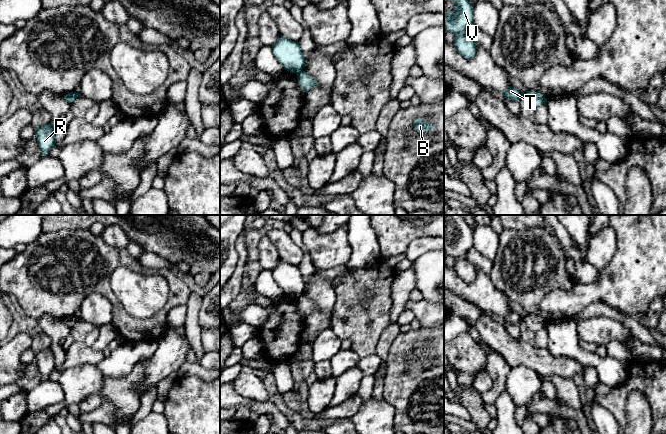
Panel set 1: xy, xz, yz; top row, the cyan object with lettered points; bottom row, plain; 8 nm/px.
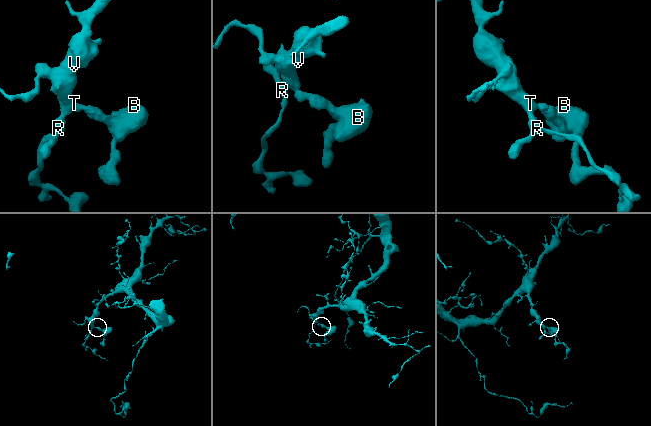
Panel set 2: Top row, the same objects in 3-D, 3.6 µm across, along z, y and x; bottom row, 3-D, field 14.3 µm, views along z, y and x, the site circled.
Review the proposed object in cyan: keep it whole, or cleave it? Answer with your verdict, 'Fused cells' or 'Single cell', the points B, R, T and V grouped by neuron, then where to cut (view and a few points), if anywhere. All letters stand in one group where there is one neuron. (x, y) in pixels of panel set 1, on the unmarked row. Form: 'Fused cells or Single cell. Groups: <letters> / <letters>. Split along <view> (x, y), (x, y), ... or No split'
Fused cells. Groups: B / R T V. Split along xz (302, 293), (297, 297)

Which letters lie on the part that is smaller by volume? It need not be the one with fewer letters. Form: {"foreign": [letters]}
{"foreign": ["B"]}

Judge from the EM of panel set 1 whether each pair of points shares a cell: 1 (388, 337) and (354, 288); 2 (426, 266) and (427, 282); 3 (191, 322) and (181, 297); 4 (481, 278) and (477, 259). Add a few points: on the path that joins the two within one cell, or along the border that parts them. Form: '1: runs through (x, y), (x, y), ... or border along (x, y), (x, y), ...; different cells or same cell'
1: border along (391, 322), (382, 332), (375, 352); different cells
2: runs through (427, 270), (427, 278); same cell
3: border along (191, 292), (185, 304); different cells
4: border along (478, 267), (488, 275); different cells

